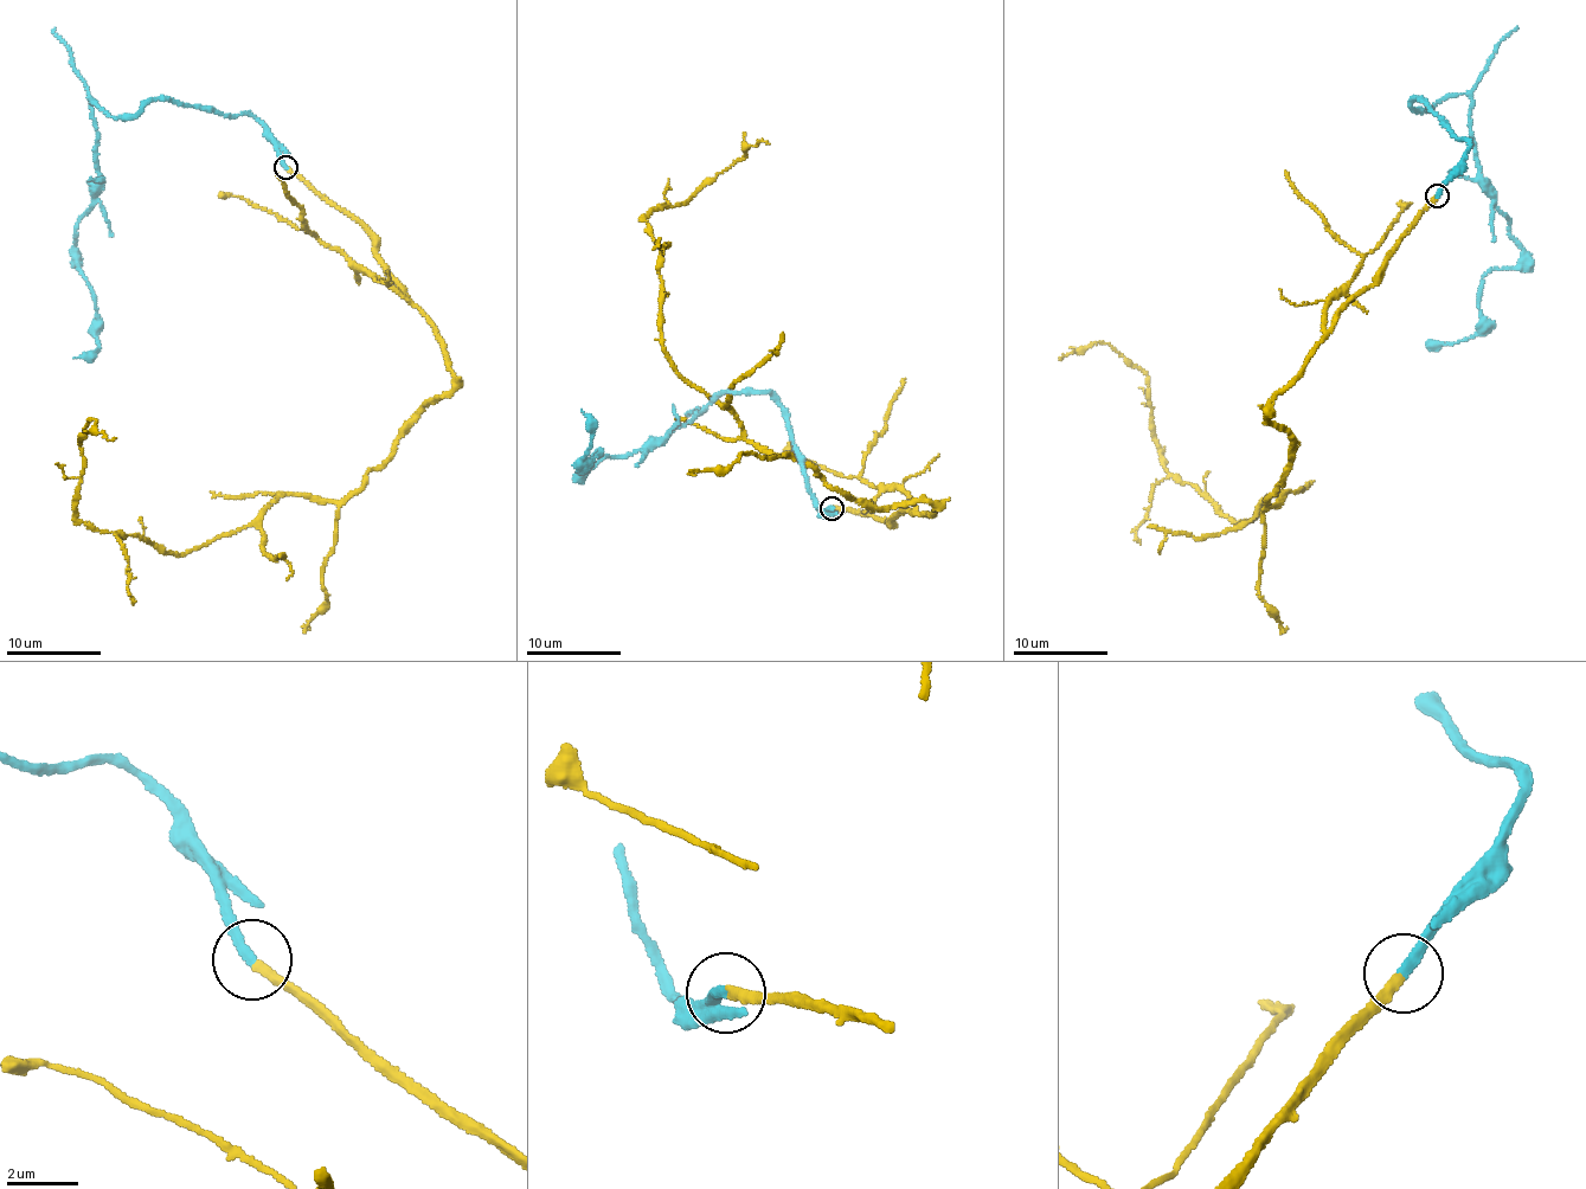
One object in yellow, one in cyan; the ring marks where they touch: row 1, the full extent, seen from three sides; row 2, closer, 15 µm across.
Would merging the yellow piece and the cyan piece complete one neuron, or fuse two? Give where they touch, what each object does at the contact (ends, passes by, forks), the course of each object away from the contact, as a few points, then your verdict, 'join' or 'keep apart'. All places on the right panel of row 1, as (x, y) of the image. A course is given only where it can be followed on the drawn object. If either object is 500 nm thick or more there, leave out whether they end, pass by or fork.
(1437, 195) | yellow ends | cyan ends | yellow via (1436, 195), (1273, 402), (1284, 500), (1251, 520), (1173, 479), (1147, 373), (1060, 358) | cyan via (1437, 194), (1465, 141), (1414, 98), (1464, 94), (1479, 186), (1522, 262), (1483, 277), (1481, 328), (1426, 342) | join

